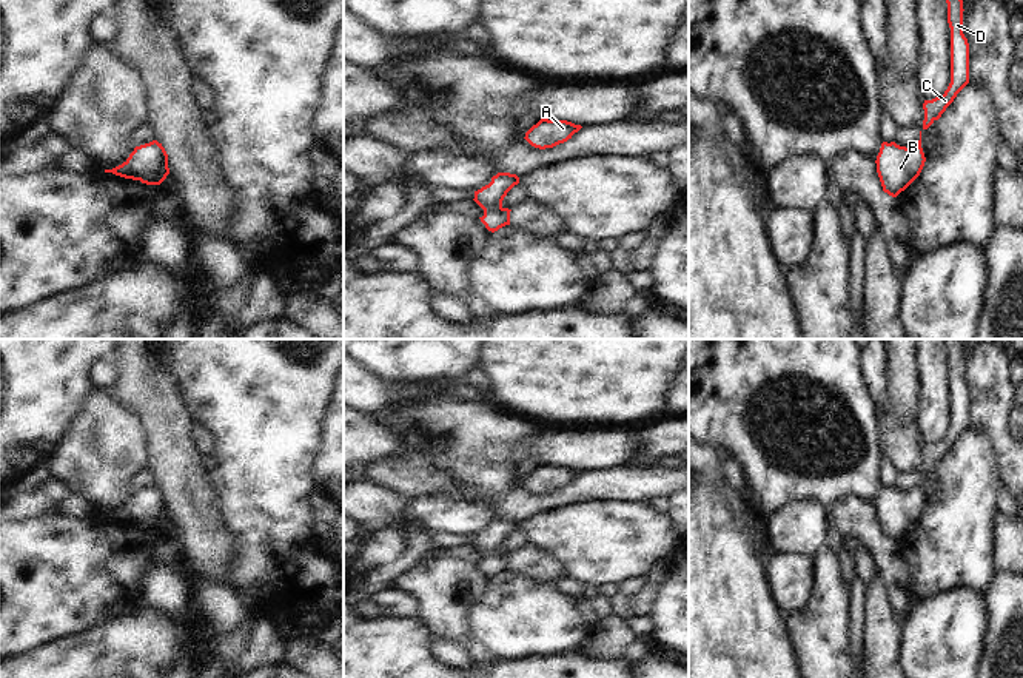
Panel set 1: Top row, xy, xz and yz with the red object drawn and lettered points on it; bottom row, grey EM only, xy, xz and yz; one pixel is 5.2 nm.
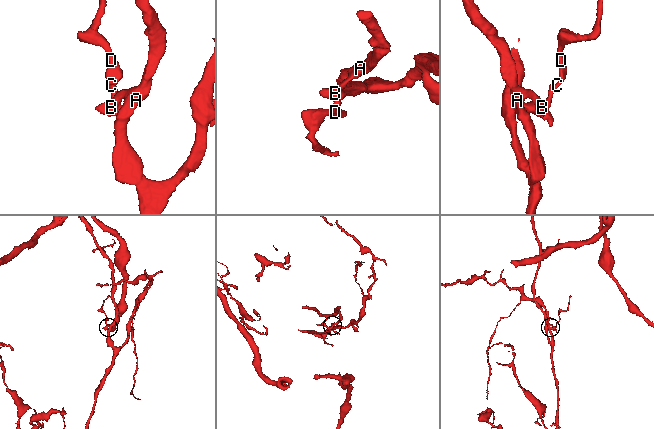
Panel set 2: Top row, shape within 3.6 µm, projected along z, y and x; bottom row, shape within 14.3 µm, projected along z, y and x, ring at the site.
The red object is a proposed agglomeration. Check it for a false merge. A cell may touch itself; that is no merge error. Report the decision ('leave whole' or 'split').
leave whole

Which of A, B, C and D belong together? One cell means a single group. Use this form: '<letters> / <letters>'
A B C D

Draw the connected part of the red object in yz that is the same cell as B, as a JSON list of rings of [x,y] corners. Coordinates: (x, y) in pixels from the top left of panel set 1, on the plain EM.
[[[921,476],[920,485],[909,493],[883,487],[875,505],[883,536],[897,542],[920,521],[924,507]]]

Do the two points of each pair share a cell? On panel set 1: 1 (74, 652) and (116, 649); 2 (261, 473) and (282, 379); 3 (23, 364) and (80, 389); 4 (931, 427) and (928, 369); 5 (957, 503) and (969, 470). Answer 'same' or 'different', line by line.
1: same
2: same
3: same
4: same
5: same

